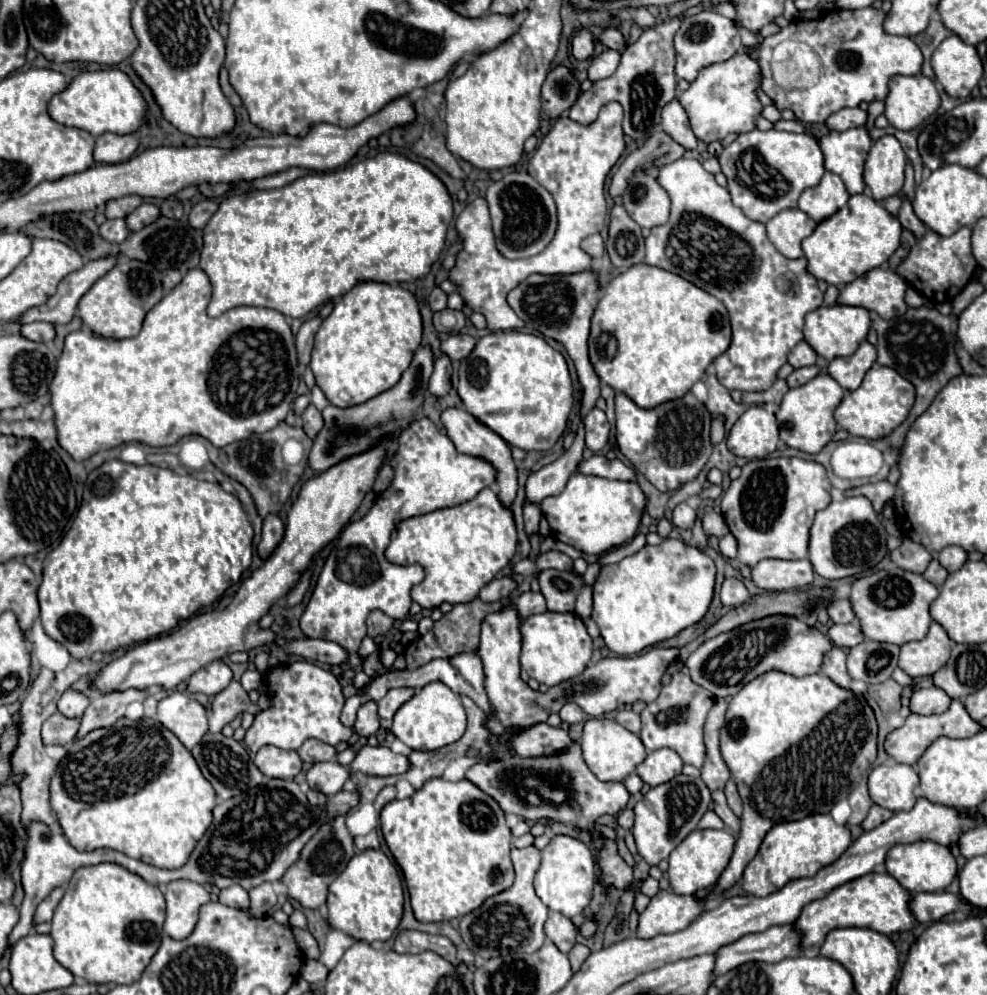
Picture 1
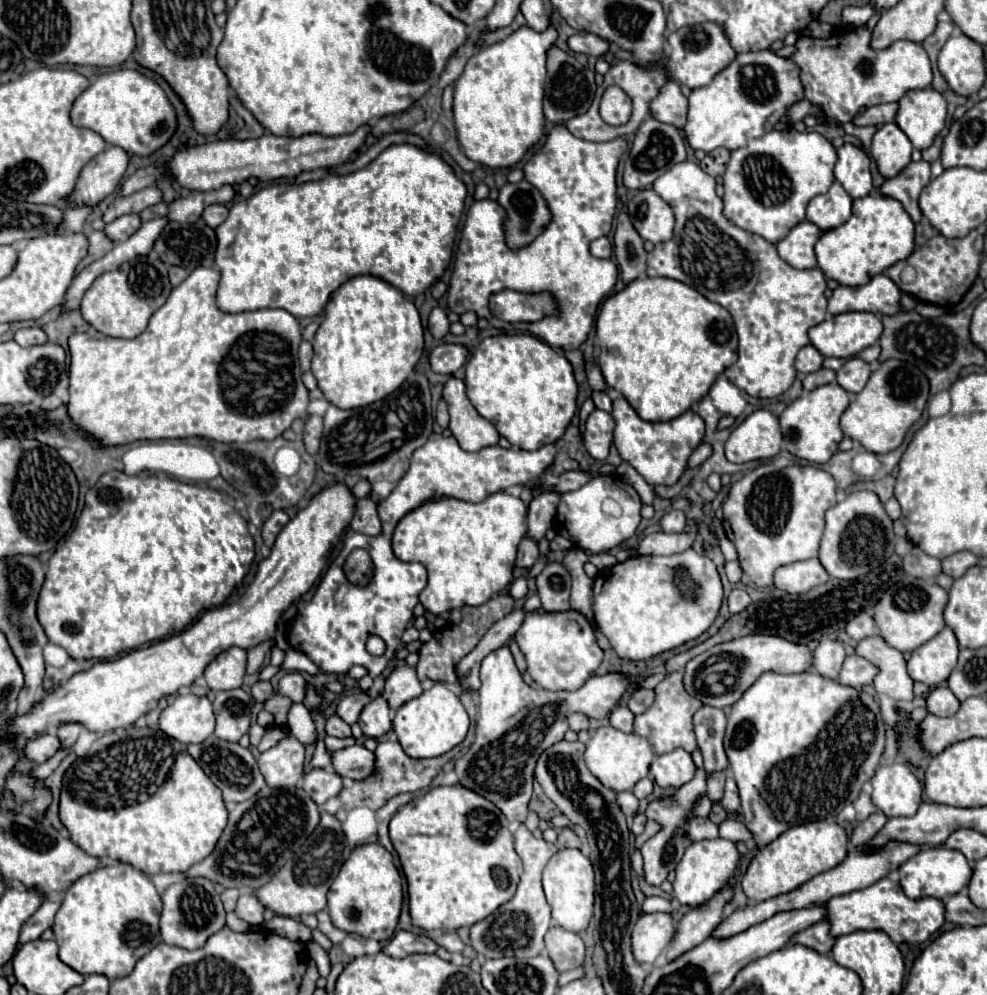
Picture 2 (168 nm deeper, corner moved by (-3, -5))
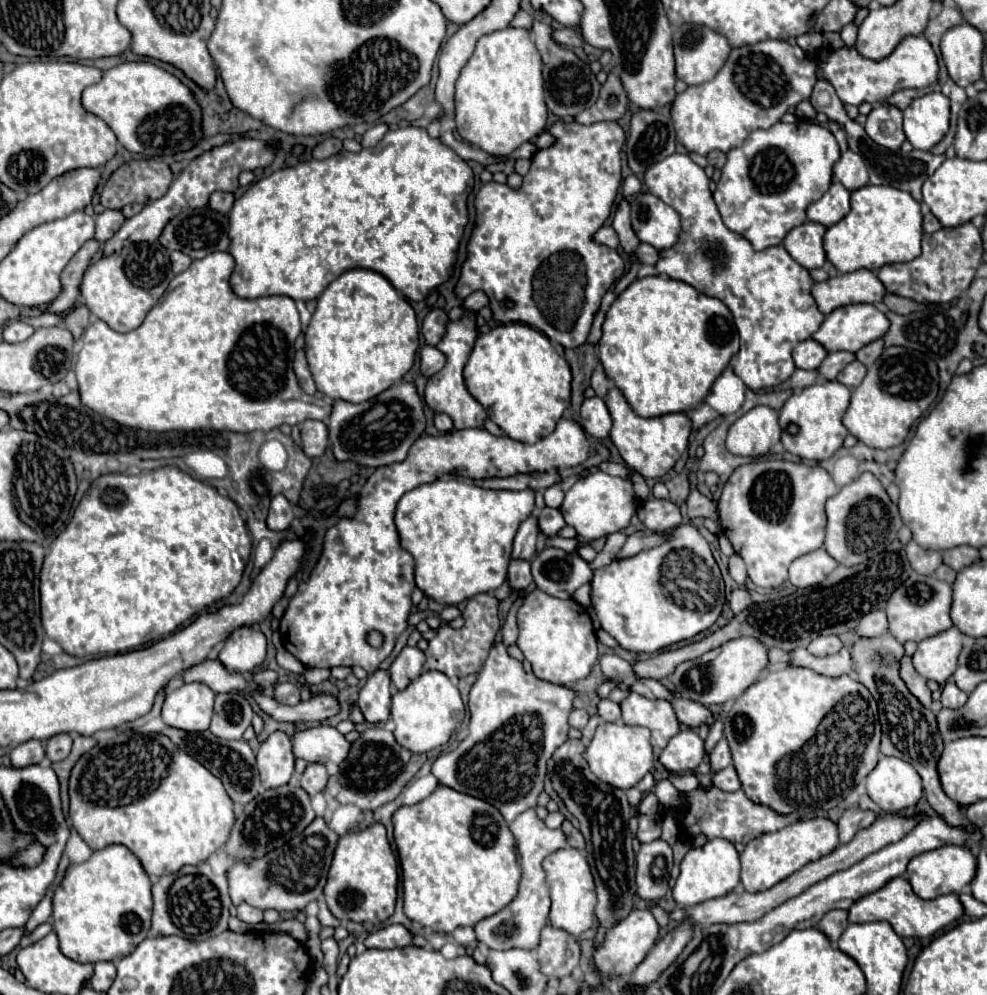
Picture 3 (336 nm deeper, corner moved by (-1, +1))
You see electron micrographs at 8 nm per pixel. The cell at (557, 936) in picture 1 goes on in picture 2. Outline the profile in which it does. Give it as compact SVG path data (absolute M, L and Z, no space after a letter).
M551 926L547 930L545 946L547 946L547 952L549 952L553 964L557 966L559 972L565 972L565 970L579 966L587 954L579 934L569 932L561 926Z

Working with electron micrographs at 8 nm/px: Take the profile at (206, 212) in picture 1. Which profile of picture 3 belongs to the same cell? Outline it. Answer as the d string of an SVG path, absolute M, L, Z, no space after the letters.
M213 192L209 198L209 206L217 212L229 212L233 208L235 194L233 192Z

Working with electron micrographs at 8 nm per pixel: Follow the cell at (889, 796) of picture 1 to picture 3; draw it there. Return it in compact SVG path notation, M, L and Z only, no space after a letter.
M881 756L865 782L869 798L887 814L915 806L923 794L921 776L915 768L893 756Z

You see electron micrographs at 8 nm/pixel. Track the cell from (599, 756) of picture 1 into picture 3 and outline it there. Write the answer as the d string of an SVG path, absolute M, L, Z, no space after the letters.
M601 722L591 744L587 746L583 758L587 760L591 772L599 780L603 780L605 784L611 784L615 788L629 790L653 768L653 748L651 748L649 738L651 738L649 730L643 726Z

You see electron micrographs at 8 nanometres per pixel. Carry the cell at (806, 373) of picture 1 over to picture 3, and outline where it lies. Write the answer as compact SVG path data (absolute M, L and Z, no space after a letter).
M831 352L819 366L819 374L825 376L827 380L835 380L835 376L853 360L855 356L851 352Z

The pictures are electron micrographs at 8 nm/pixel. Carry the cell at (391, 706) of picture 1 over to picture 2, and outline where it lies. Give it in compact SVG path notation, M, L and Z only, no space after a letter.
M401 666L401 668L395 668L391 672L391 676L385 682L385 690L383 690L381 696L387 700L387 704L393 710L397 710L407 700L417 698L421 692L423 692L423 688L421 688L421 684L417 680L415 670L409 668L409 666Z

